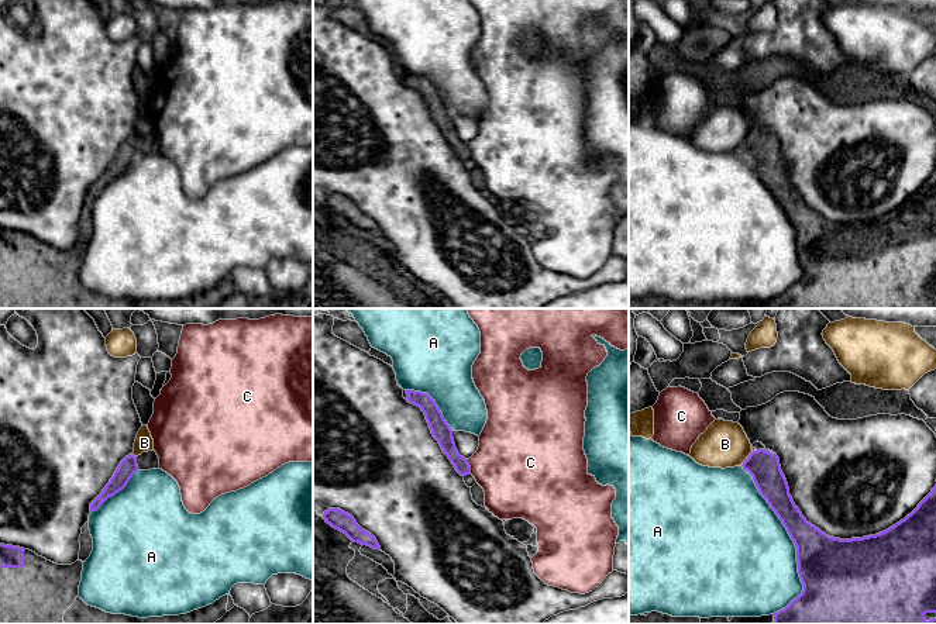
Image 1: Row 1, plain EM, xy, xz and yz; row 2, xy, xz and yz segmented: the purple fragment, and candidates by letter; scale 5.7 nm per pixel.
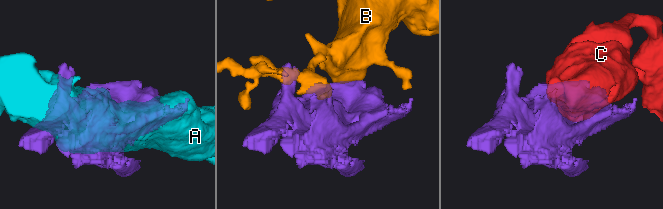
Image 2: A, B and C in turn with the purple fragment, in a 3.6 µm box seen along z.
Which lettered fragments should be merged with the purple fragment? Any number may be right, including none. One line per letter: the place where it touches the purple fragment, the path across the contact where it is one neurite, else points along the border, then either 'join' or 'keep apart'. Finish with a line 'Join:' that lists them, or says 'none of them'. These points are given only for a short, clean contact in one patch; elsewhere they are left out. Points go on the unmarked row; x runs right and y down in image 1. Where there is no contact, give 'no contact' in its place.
A: meets purple in yz at (794, 227); keep apart
B: meets purple in yz at (743, 147); border along yz (747, 142), (742, 150); keep apart
C: meets purple in xz at (470, 151); border along xz (467, 144), (471, 157); keep apart
Join: none of them

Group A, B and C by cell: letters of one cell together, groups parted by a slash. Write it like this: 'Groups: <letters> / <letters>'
Groups: A / B / C

